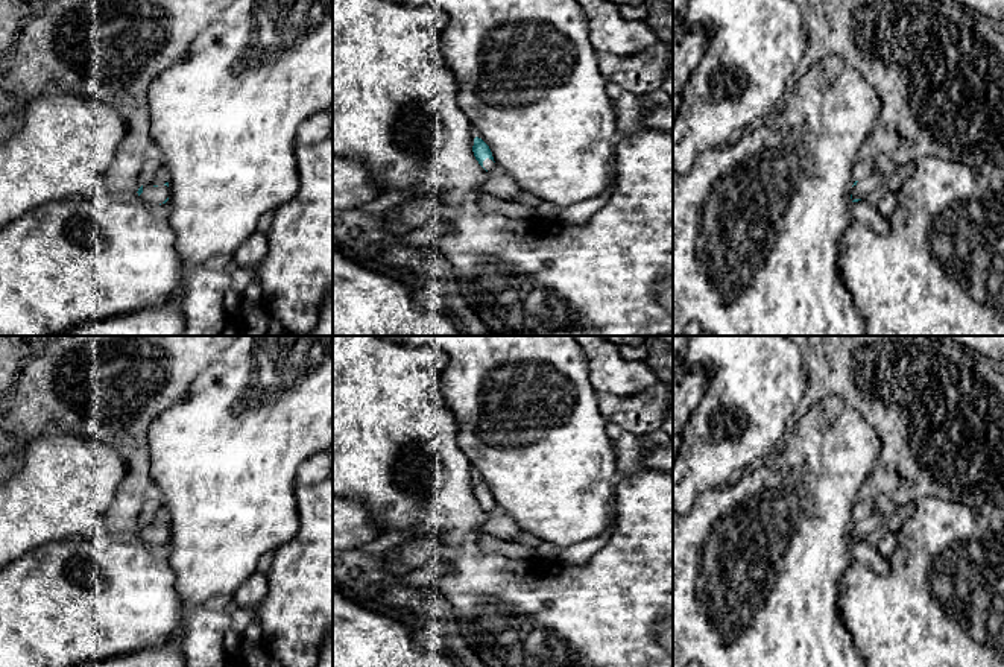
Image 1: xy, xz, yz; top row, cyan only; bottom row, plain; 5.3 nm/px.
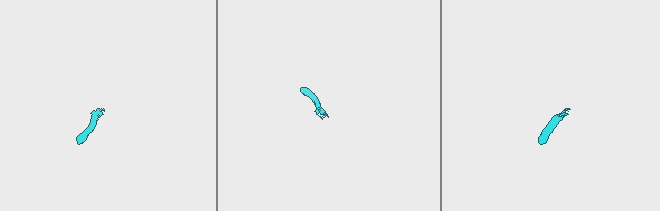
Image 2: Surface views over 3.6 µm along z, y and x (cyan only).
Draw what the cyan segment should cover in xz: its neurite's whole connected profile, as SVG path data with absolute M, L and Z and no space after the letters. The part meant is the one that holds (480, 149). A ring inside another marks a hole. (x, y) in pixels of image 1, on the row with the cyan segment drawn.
M478 137L474 138L472 152L478 164L489 173L500 172L489 146Z

